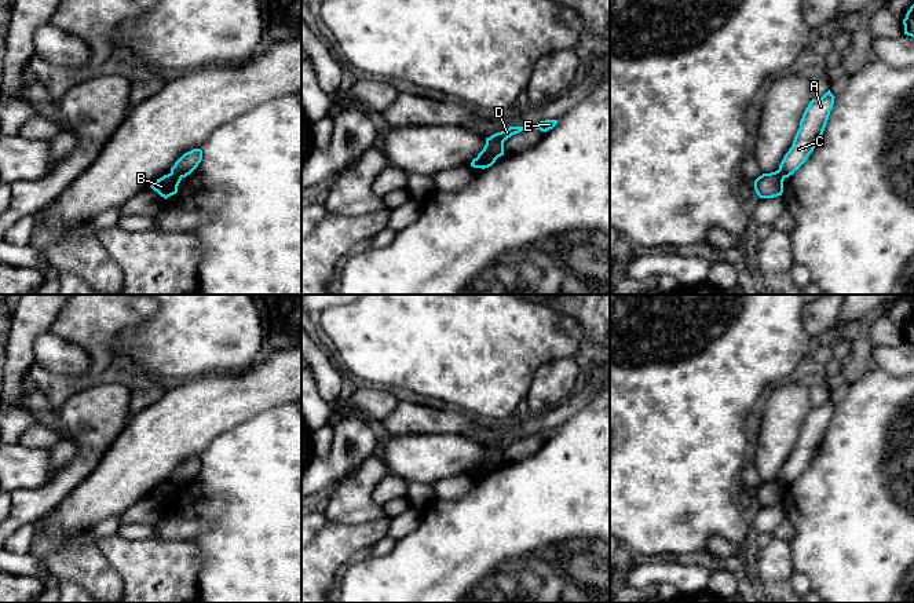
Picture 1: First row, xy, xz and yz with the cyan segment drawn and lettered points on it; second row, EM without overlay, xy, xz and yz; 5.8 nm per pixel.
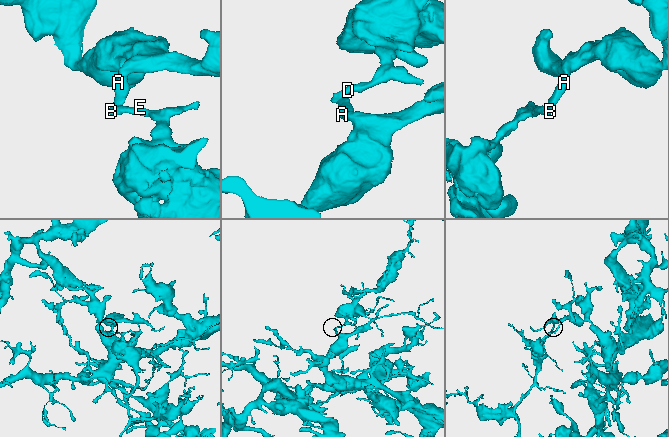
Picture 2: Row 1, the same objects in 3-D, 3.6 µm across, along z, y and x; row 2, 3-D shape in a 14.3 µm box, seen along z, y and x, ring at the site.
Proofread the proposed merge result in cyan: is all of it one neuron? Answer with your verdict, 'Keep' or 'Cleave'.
Cleave

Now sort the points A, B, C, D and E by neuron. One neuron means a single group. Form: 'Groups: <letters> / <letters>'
Groups: A C / B D E

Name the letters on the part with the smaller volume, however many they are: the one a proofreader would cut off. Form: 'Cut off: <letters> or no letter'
Cut off: B, D, E

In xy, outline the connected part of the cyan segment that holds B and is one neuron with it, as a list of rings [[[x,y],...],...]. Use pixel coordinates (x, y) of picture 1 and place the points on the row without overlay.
[[[168,482],[157,487],[157,490],[153,491],[150,496],[167,508],[168,505],[178,501],[178,494],[180,489],[182,489],[180,485]]]

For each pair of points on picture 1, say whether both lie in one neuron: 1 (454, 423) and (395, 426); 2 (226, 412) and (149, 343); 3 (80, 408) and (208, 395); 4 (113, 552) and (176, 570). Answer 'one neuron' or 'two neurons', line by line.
1: one neuron
2: two neurons
3: two neurons
4: one neuron

